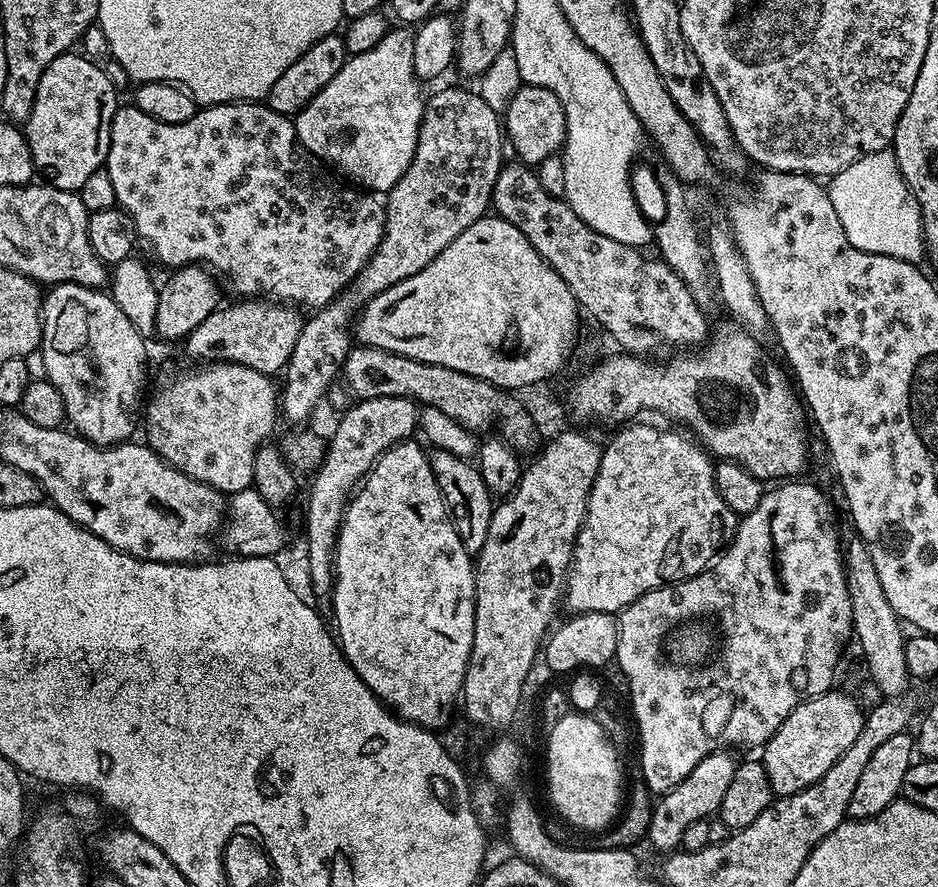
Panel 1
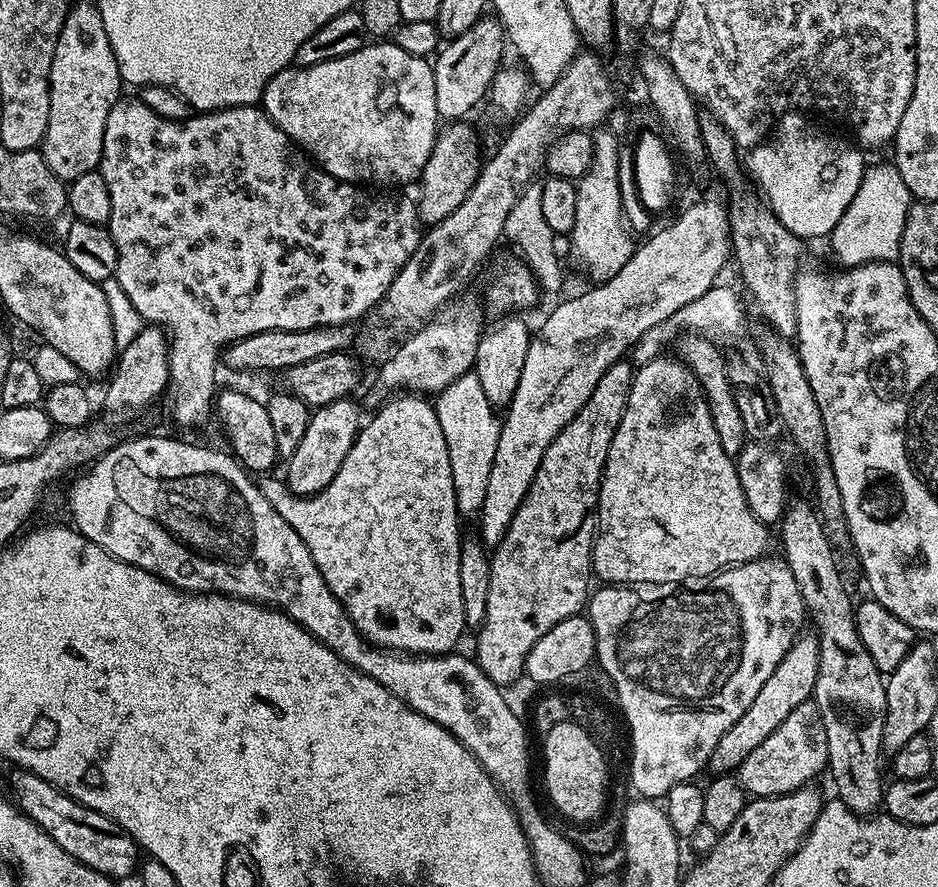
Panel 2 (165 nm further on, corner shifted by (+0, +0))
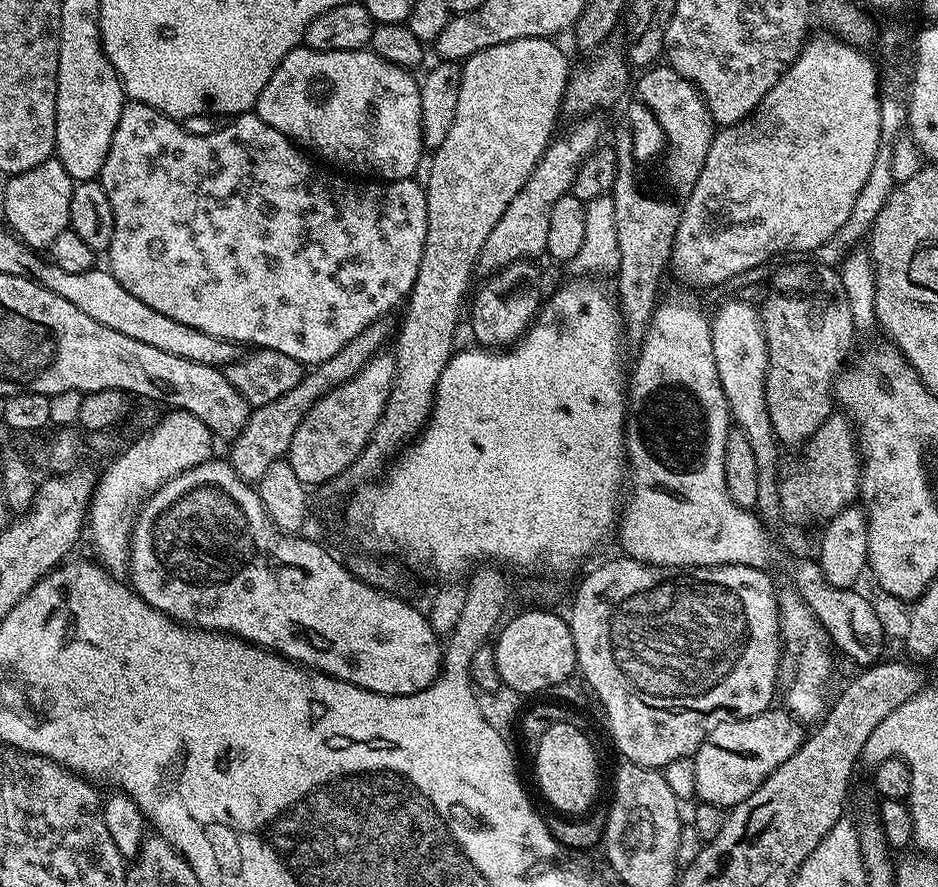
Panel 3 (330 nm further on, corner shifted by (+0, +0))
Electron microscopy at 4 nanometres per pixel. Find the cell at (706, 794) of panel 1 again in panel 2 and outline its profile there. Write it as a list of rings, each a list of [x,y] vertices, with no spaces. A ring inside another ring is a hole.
[[[801,635],[790,646],[782,662],[778,662],[774,674],[766,678],[766,683],[763,684],[762,690],[758,690],[754,702],[750,702],[746,714],[742,714],[742,718],[738,718],[738,722],[734,722],[734,726],[730,726],[730,730],[726,730],[722,738],[718,738],[718,746],[714,746],[714,754],[710,761],[711,771],[714,770],[713,773],[716,774],[728,774],[739,769],[746,754],[766,742],[766,738],[770,738],[770,734],[774,734],[774,730],[778,730],[778,726],[782,726],[782,722],[790,718],[790,710],[809,703],[816,691],[819,665],[820,643],[815,635]]]

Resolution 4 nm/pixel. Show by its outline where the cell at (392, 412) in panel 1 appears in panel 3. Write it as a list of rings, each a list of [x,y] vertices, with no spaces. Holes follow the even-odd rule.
[[[584,118],[576,124],[564,138],[553,139],[544,151],[544,157],[538,162],[538,166],[532,172],[518,194],[514,202],[510,202],[506,208],[506,214],[494,226],[490,232],[490,238],[486,238],[486,246],[482,248],[480,255],[479,271],[484,274],[499,272],[508,264],[514,264],[517,260],[536,258],[532,256],[544,256],[546,252],[546,238],[550,235],[550,212],[554,210],[554,204],[563,196],[569,195],[580,172],[580,167],[588,161],[588,157],[601,147],[604,136],[604,128],[596,121],[596,118]]]

